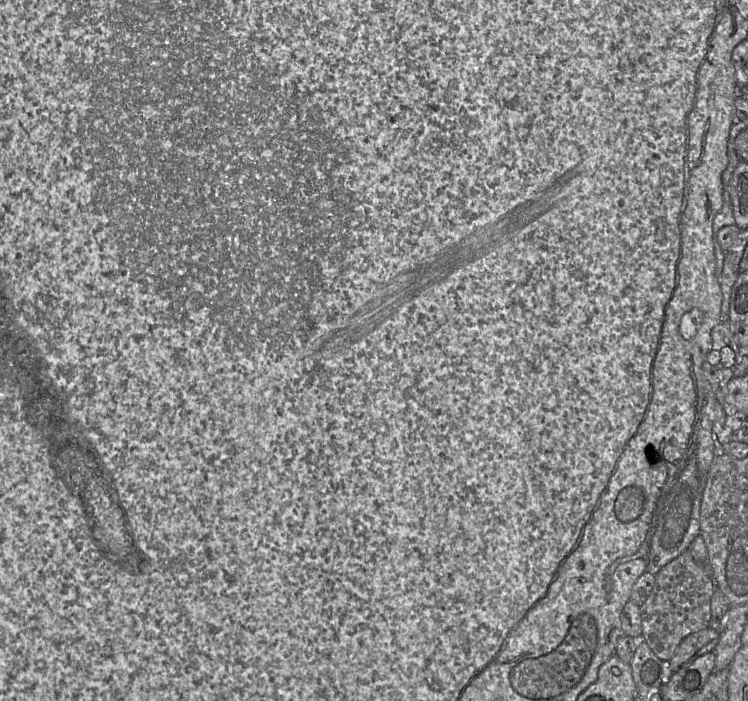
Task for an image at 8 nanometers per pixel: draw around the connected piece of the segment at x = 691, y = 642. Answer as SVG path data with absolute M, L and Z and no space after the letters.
M709 626L686 636L677 647L674 656L668 662L671 673L678 671L691 660L714 651L719 637L720 633Z

